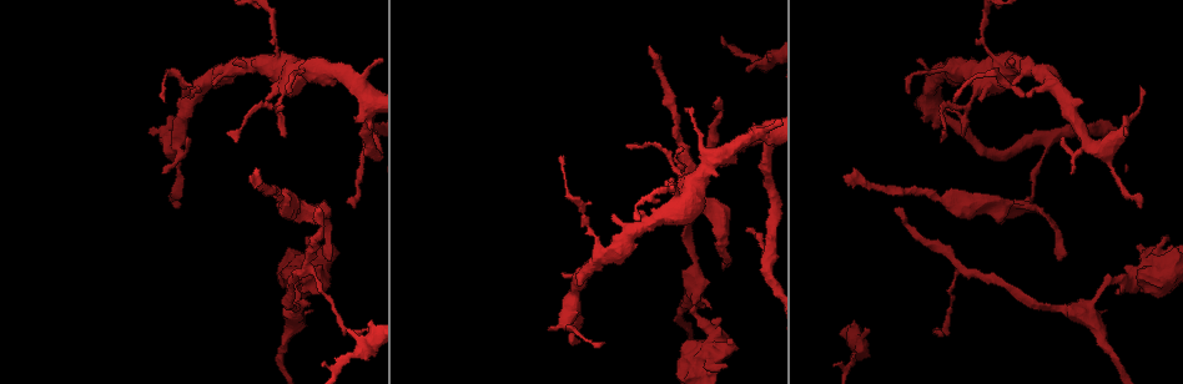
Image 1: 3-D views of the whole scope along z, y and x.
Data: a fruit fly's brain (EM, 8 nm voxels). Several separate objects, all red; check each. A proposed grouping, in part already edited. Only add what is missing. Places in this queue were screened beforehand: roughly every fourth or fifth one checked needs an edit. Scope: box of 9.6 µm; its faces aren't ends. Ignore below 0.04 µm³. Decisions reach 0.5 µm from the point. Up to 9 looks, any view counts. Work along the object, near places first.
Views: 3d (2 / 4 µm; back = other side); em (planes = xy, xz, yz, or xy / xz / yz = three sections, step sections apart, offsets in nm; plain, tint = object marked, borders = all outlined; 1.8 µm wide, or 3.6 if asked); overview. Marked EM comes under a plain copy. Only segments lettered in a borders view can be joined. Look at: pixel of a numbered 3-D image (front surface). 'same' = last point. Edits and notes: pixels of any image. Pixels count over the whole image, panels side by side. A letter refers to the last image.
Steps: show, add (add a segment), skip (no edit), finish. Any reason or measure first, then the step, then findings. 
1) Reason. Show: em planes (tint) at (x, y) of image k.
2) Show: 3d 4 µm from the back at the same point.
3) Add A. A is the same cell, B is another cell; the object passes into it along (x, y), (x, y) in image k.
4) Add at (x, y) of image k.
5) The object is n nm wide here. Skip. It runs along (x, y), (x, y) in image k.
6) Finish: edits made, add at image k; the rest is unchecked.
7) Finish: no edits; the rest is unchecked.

Thin end. Show: 3d 4 µm at (955, 102) of image 1.

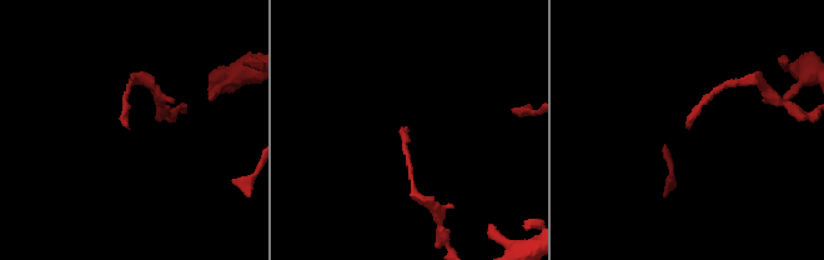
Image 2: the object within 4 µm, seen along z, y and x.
Now the EM. Show: em xz step 8 (borders) at (406, 127) of image 2.

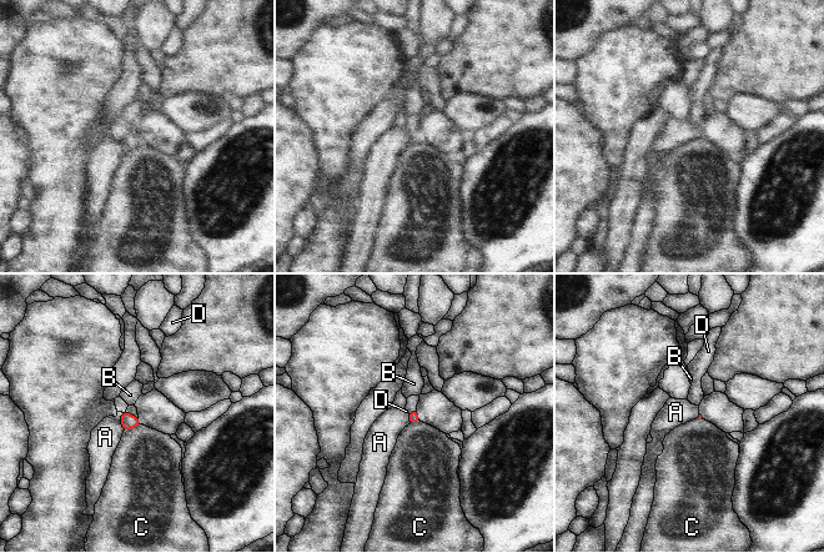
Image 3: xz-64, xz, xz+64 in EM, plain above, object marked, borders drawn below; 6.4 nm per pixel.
The longest contact is with A, 120 nm. Add D. D is the same cell, A, B and C are other cells; it goes on there.

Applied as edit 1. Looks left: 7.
Show: overview.

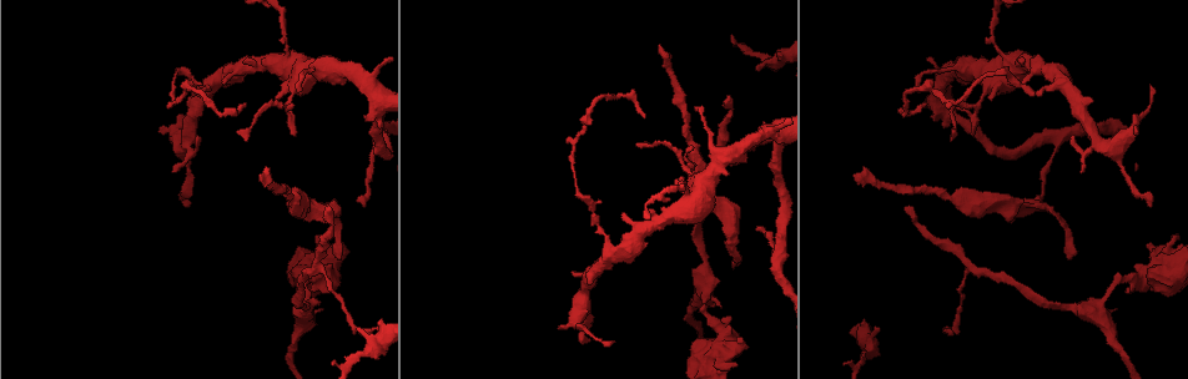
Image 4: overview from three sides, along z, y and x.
Three arms meet. Show: em 3.6 µm planes (borders) at (1092, 311) of image 4.

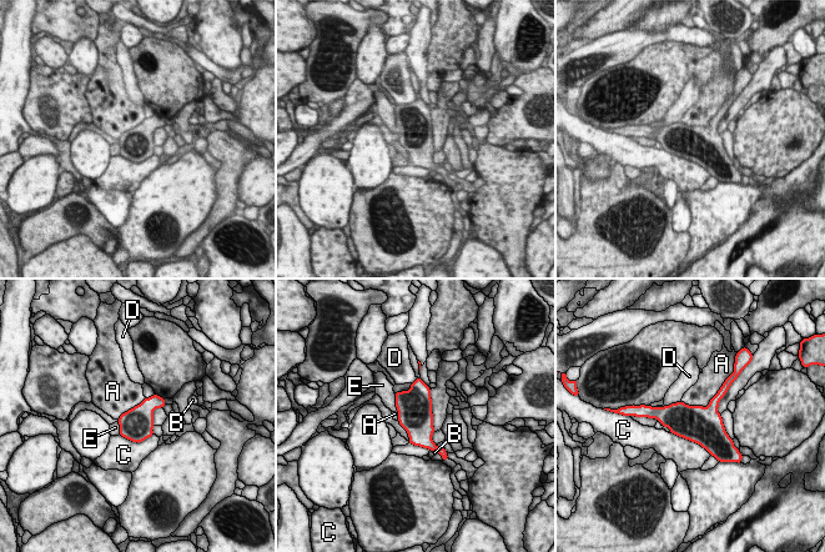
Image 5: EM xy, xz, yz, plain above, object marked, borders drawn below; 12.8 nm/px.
Skip. A, B, C, D and E are other cells; a border runs along (723, 385), (705, 406), (680, 401) in image 5; no lettered segment goes on from it.

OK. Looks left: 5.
An open end. Show: em yz step 4 (borders) at (727, 98) of image 4.

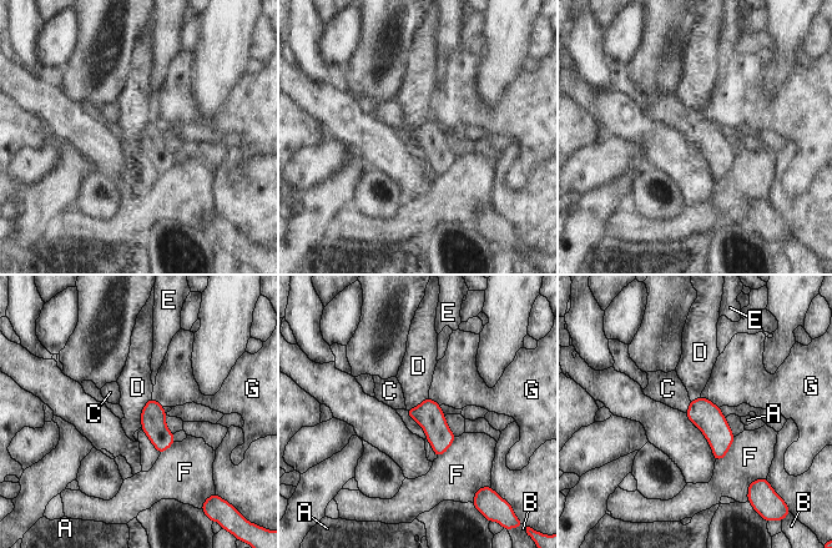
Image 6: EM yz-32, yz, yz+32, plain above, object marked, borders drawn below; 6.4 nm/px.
The object is 160 nm wide here. Add C. C is the same cell, A, B, D, E, F and G are other cells; the object passes into it along (704, 413), (689, 407), (667, 388) in image 6; the cell continues.

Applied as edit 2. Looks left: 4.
Show: overview.

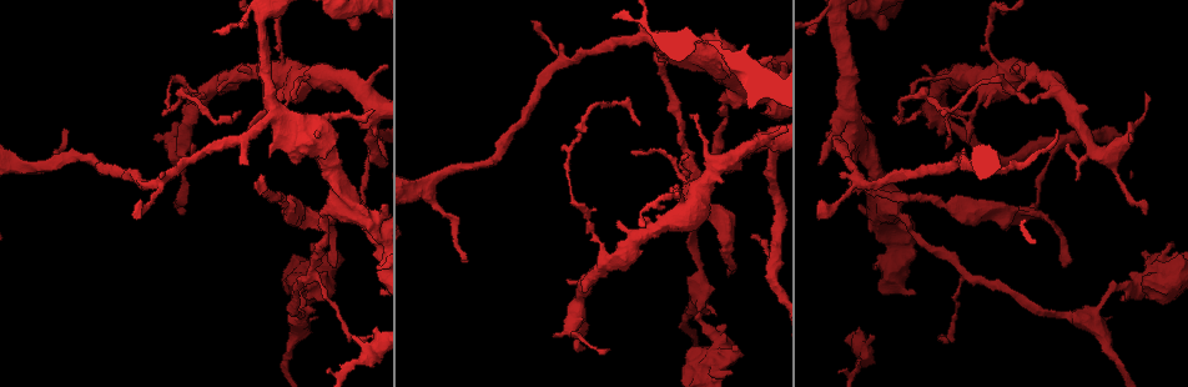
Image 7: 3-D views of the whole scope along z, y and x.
An open end. Show: em xy step 16 (borders) at (356, 337) of image 7.

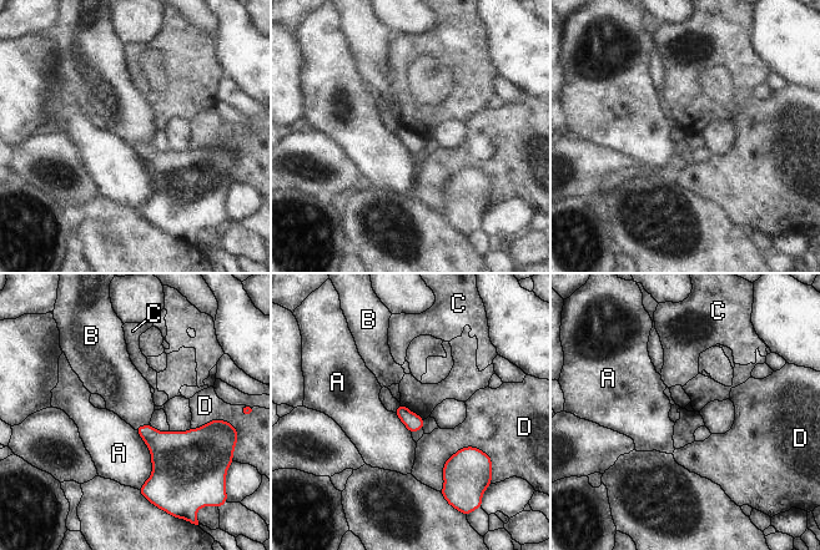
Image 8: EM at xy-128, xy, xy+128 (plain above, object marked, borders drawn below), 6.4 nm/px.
Show: em planes (borders) at the same point.

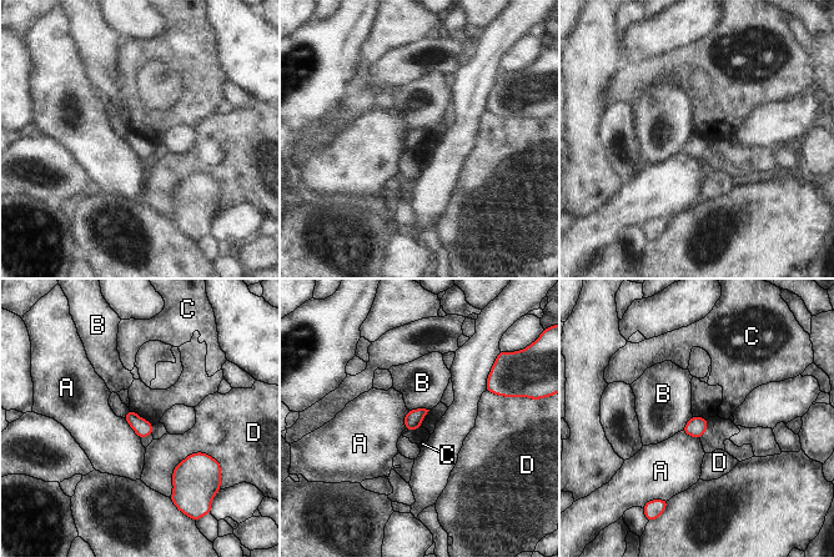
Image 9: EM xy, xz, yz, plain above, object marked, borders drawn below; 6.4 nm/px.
Skip. A, B, C and D are other cells; none of them fits.

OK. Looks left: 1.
Finish: edits made, add at image 3, add at image 6; the rest is unchecked.

